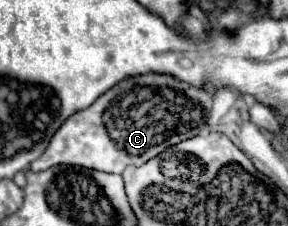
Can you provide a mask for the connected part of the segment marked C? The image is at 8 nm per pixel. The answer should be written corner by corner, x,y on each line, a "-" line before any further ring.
144,73
126,77
102,93
90,107
70,115
52,135
46,151
30,163
32,171
52,165
78,165
86,169
122,173
128,165
142,165
164,149
196,137
212,109
214,93
198,89
172,75

